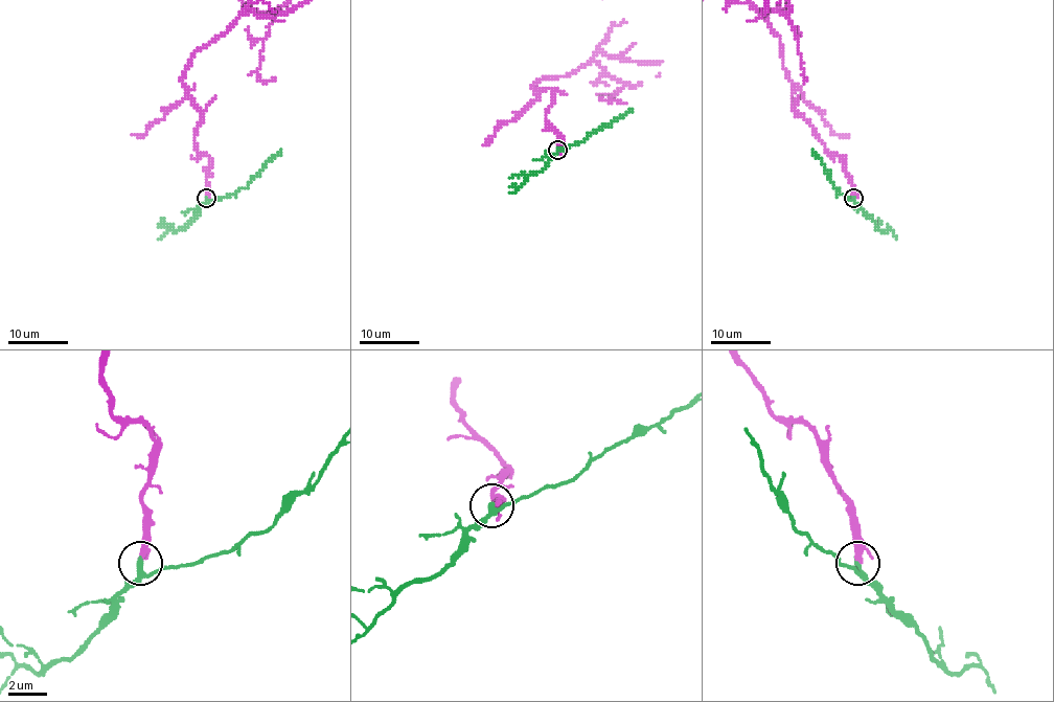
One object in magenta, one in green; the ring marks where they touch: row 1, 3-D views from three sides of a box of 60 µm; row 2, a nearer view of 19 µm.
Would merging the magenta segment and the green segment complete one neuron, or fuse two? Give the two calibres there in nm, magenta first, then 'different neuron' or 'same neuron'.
240 nm thick on the magenta side, 240 nm on the other; same neuron

